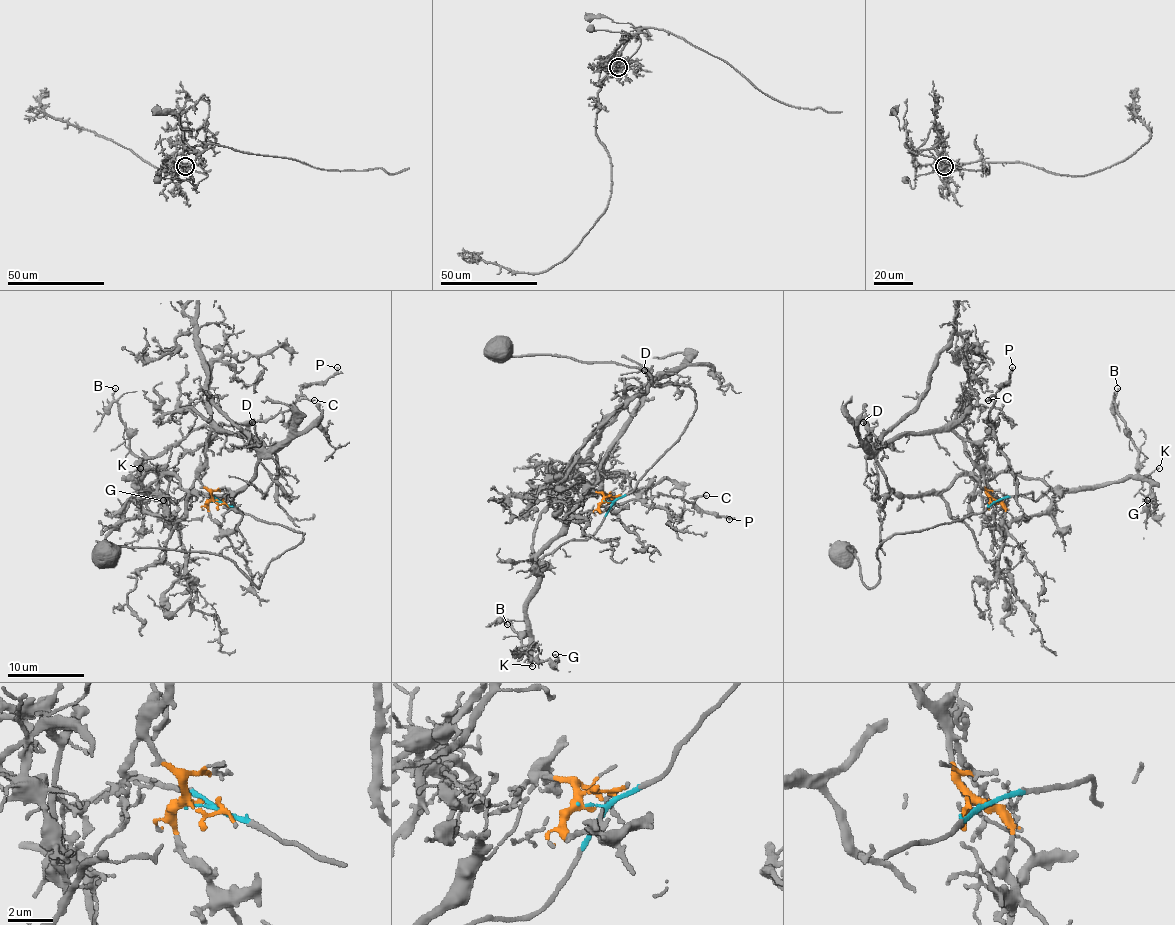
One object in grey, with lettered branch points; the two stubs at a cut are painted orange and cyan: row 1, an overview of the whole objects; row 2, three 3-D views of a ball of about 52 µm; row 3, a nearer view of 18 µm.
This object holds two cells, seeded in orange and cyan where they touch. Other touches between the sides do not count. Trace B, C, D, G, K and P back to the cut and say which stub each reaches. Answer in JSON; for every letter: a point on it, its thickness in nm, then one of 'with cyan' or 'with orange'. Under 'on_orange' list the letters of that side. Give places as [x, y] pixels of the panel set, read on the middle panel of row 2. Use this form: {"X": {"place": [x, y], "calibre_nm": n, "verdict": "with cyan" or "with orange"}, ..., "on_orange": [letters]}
{"B": {"place": [507, 624], "calibre_nm": 100, "verdict": "with cyan"}, "C": {"place": [706, 495], "calibre_nm": 170, "verdict": "with orange"}, "D": {"place": [644, 370], "calibre_nm": 170, "verdict": "with orange"}, "G": {"place": [555, 654], "calibre_nm": 120, "verdict": "with cyan"}, "K": {"place": [532, 666], "calibre_nm": 80, "verdict": "with cyan"}, "P": {"place": [729, 519], "calibre_nm": 100, "verdict": "with orange"}, "on_orange": ["C", "D", "P"]}

